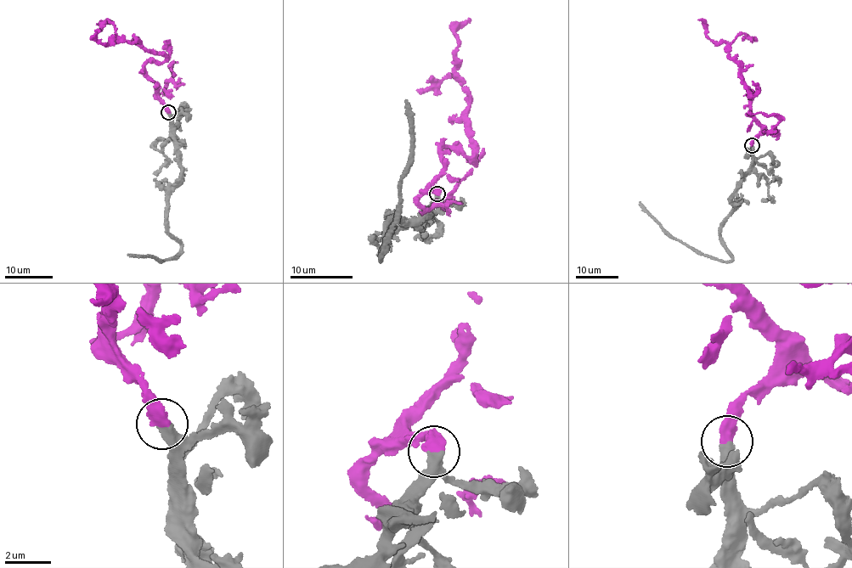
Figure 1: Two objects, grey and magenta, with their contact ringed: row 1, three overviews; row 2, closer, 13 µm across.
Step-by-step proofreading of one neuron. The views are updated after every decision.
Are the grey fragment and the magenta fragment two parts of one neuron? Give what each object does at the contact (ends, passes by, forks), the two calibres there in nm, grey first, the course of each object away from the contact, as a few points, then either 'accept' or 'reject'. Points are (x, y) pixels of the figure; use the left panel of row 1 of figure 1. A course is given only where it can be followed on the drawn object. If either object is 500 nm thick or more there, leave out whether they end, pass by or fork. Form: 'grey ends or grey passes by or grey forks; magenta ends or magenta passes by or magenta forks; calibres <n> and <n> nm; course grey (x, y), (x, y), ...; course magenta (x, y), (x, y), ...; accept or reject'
calibres 500 and 600 nm; course grey (168, 113), (182, 176), (166, 210), (167, 233), (182, 248), (173, 259), (159, 262), (153, 257), (127, 254); course magenta (168, 113), (144, 69), (165, 57), (138, 42), (114, 37), (107, 46), (96, 40), (98, 32); accept

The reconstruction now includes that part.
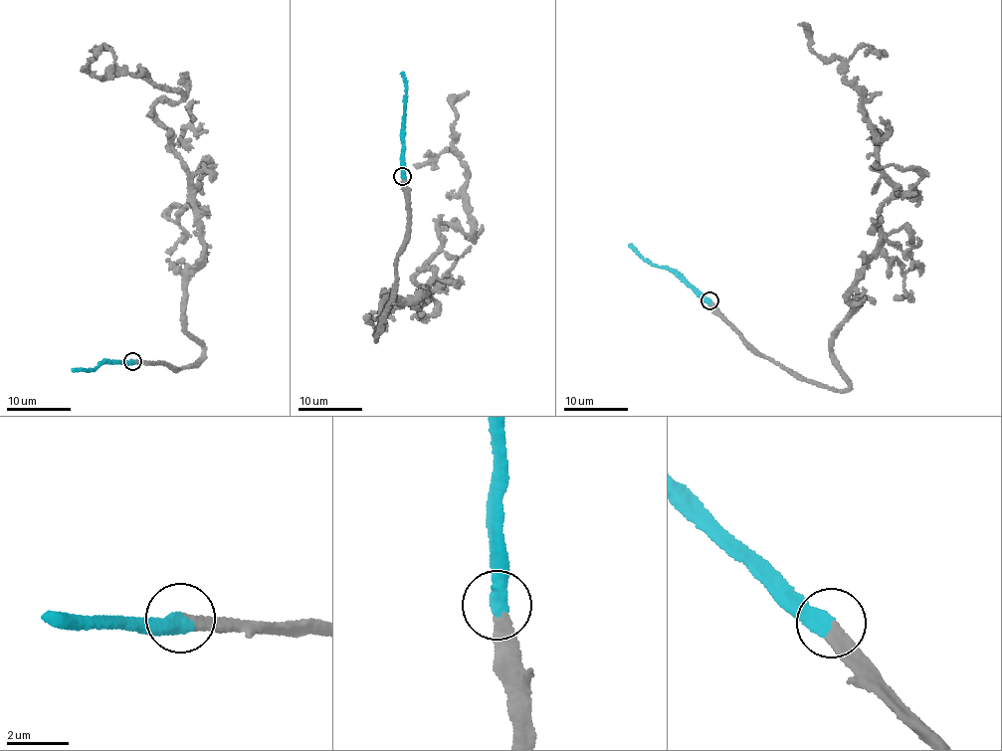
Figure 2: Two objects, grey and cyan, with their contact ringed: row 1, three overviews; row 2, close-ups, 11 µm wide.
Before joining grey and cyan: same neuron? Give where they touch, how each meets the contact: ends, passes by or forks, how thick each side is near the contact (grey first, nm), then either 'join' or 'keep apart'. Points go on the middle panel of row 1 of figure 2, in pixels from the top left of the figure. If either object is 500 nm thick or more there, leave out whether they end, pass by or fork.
at (402, 176); 400 nm thick on the grey side, 500 nm on the other; join

